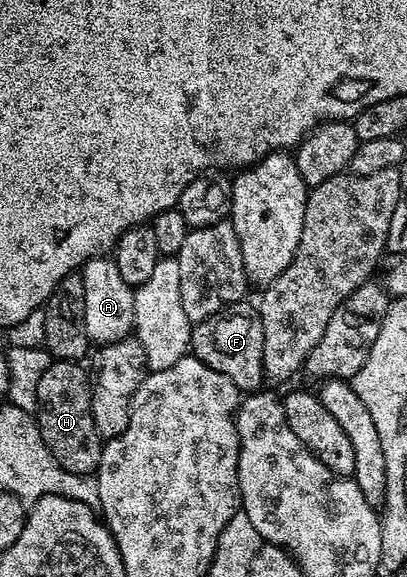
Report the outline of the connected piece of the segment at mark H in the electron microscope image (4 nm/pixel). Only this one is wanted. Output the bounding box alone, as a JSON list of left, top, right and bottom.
[36,361,104,475]

